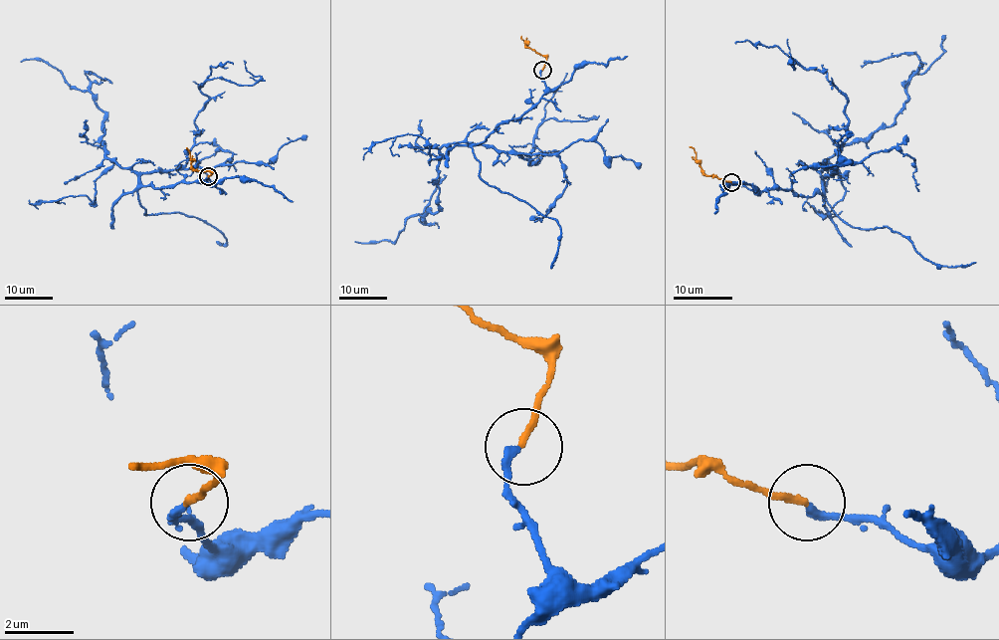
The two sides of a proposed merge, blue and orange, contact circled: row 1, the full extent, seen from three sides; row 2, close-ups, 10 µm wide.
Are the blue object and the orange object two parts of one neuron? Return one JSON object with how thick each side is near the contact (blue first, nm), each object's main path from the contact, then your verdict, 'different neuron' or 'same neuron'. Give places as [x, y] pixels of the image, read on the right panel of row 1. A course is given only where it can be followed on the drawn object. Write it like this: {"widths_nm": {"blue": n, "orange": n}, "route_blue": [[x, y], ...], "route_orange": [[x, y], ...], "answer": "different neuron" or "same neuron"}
{"widths_nm": {"blue": 240, "orange": 190}, "route_blue": [[730, 182], [815, 196], [836, 166], [848, 135], [846, 97], [827, 75], [791, 60], [794, 69], [787, 39]], "route_orange": [[730, 182], [704, 173], [696, 151], [690, 147]], "answer": "same neuron"}

